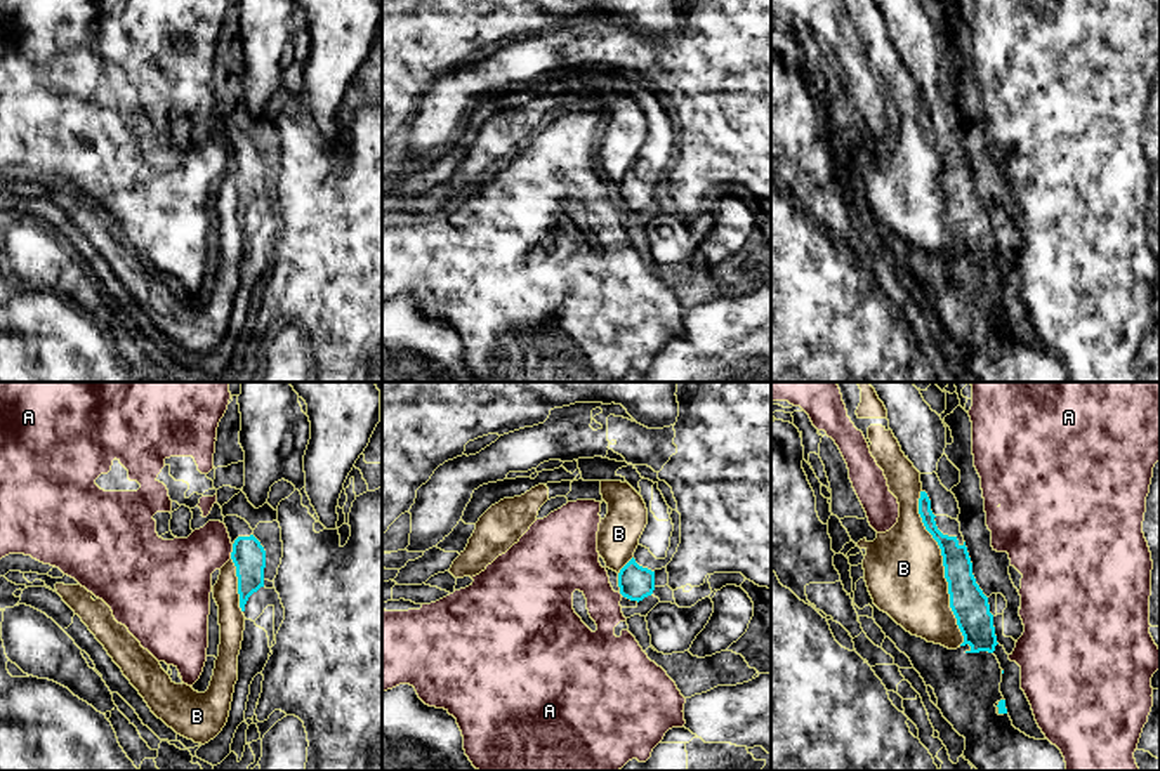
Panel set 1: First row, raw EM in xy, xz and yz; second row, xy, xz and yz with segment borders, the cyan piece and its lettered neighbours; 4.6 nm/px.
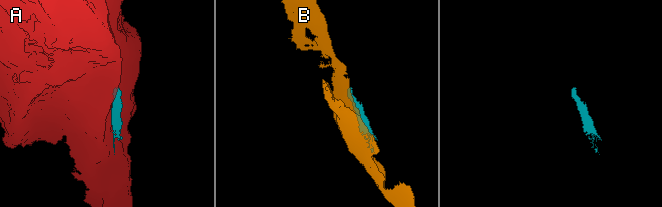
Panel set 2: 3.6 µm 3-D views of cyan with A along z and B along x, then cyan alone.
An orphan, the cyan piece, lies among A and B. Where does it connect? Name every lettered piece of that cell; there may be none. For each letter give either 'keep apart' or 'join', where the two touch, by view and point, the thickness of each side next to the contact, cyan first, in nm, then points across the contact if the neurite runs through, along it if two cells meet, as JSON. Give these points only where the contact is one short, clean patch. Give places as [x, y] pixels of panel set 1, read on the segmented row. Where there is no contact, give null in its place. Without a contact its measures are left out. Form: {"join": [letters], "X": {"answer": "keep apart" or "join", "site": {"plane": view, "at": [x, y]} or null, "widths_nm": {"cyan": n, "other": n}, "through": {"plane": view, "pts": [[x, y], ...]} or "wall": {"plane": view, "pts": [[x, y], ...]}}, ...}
{"join": [], "A": {"answer": "keep apart", "site": {"plane": "xy", "at": [233, 551]}, "widths_nm": {"cyan": 160, "other": 280}}, "B": {"answer": "keep apart", "site": {"plane": "yz", "at": [945, 568]}, "widths_nm": {"cyan": 170, "other": 360}}}

